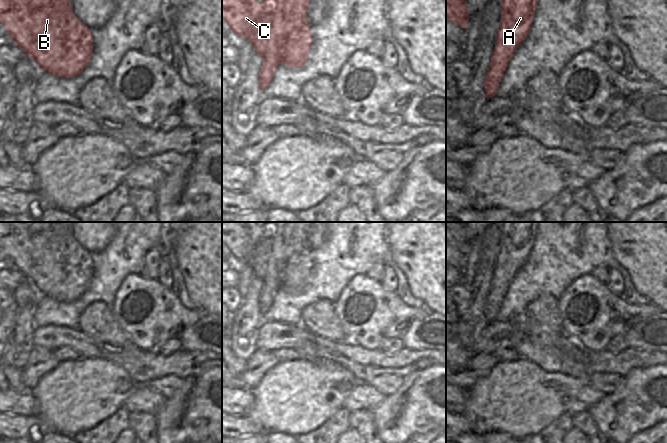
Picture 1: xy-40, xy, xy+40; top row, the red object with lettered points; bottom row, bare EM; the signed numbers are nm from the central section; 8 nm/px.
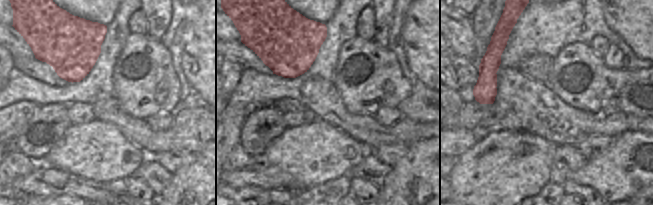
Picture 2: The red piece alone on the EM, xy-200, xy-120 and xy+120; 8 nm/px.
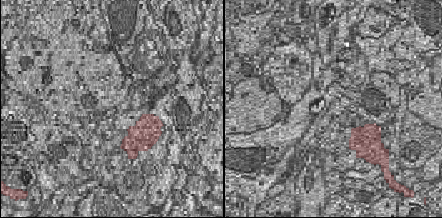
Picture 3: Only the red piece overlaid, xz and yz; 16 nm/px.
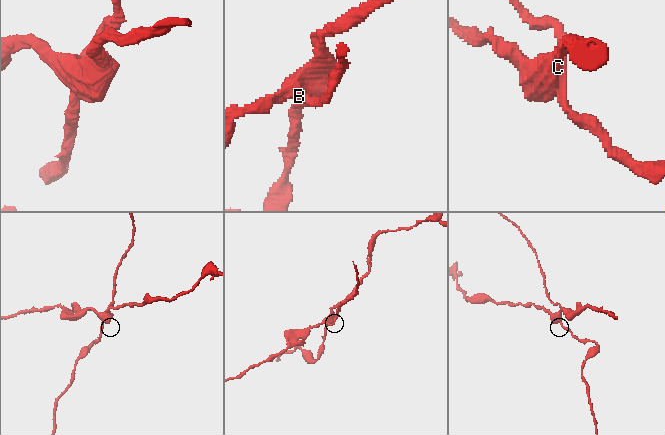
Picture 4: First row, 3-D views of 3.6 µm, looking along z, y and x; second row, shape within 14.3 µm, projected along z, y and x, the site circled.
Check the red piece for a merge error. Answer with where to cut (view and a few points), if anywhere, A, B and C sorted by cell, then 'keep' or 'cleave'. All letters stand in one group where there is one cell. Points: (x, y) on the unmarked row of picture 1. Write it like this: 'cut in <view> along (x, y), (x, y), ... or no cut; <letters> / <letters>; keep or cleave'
cut in xy along (276, 222), (273, 257), (277, 261), (280, 284), (275, 293); A / B C; cleave

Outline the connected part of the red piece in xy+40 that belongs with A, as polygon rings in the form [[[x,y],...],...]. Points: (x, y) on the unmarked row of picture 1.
[[[501,222],[501,249],[497,257],[497,265],[494,273],[494,276],[499,277],[497,283],[503,285],[499,289],[499,301],[501,304],[509,289],[509,285],[531,253],[538,225],[539,222]]]

